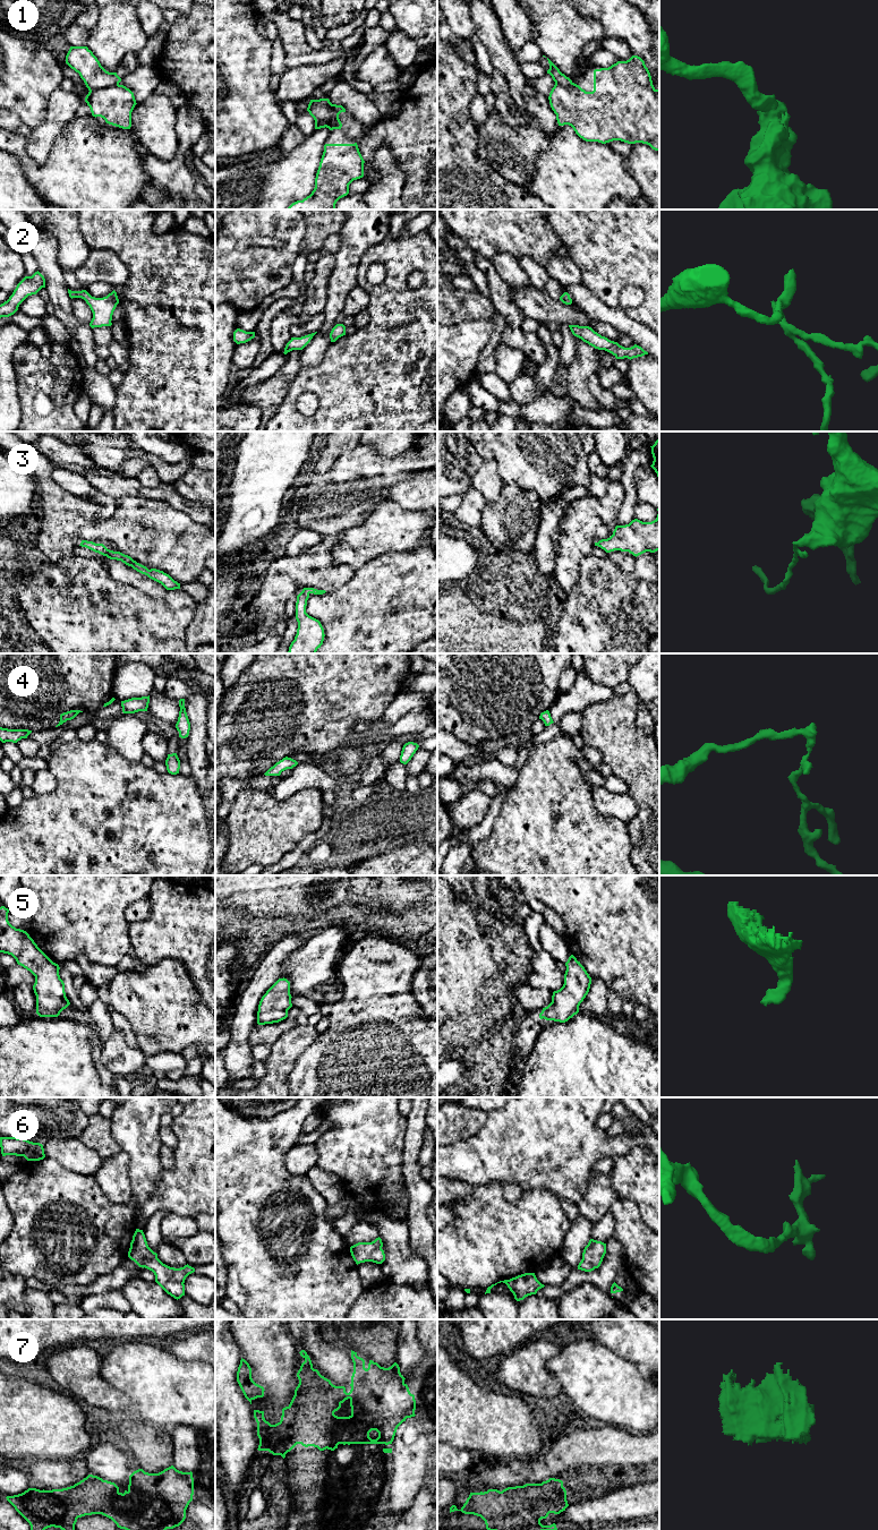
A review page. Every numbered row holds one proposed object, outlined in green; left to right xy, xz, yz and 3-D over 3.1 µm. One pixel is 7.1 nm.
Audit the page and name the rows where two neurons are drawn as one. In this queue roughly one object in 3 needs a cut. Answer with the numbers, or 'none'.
1, 7

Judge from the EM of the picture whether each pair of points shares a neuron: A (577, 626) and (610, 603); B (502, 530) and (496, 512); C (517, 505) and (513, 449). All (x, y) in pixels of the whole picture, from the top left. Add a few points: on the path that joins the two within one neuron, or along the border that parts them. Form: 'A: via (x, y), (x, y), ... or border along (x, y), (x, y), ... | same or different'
A: via (580, 618), (591, 618), (599, 612) | same
B: via (502, 526), (502, 520), (499, 516) | same
C: border along (503, 484), (533, 490), (538, 498) | different

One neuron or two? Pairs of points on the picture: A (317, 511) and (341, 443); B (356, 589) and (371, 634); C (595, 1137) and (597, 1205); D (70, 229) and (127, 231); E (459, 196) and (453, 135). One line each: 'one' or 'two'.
A: two
B: one
C: two
D: two
E: one

